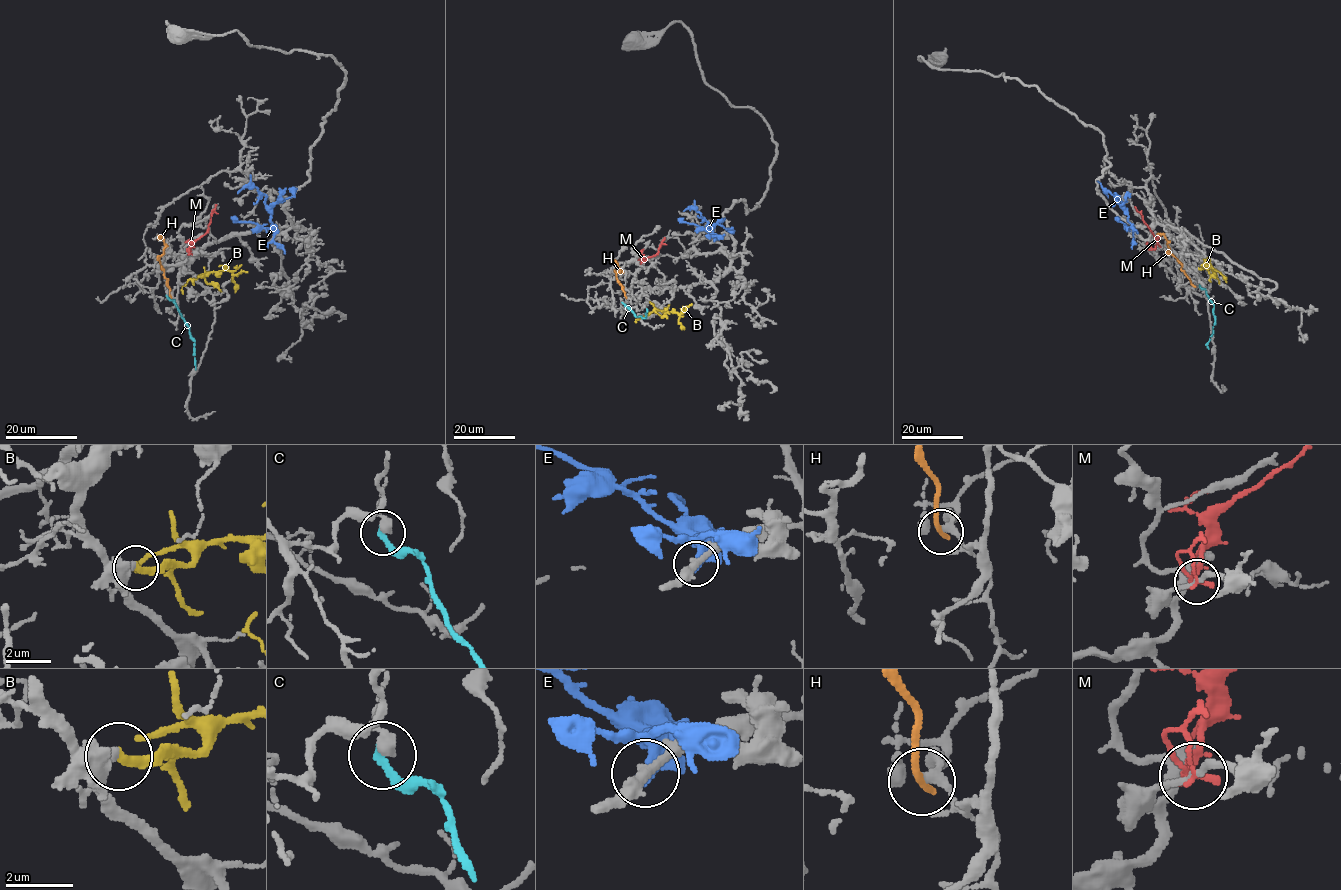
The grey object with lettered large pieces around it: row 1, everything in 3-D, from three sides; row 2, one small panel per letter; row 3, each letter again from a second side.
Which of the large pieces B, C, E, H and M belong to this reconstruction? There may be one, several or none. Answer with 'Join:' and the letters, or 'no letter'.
Join: B

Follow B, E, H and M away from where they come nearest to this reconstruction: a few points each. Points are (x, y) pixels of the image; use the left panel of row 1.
B: (198, 276), (228, 270), (233, 275), (235, 292)
E: (273, 234), (274, 226), (270, 221), (271, 210), (264, 201), (265, 195), (251, 186), (244, 187), (237, 193)
H: (170, 296), (159, 257), (166, 245), (158, 236)
M: (189, 253), (187, 248), (188, 253), (191, 244), (207, 231), (215, 204)

